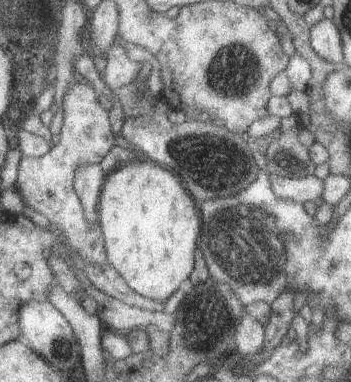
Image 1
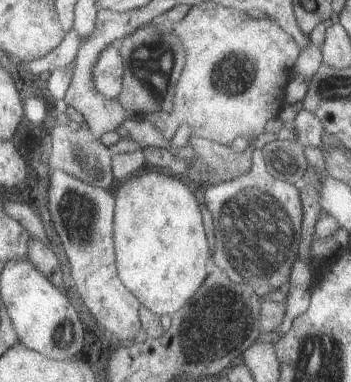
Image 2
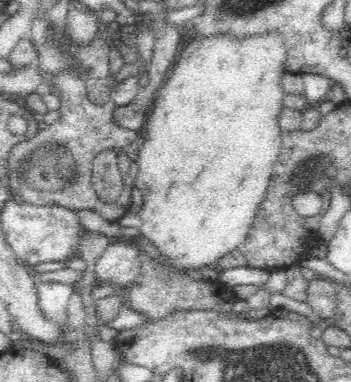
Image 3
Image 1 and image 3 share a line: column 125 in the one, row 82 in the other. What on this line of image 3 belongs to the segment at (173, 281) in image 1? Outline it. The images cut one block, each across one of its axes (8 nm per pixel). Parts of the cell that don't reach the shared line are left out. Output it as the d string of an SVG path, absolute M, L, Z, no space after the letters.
M276 34L268 36L268 38L250 38L250 40L230 40L224 36L214 36L212 40L198 40L198 42L190 42L184 52L180 54L172 76L166 80L166 84L158 90L156 94L156 102L152 106L152 112L148 114L146 120L146 142L140 148L138 154L138 164L140 164L140 172L136 176L134 182L134 190L140 190L144 196L144 204L138 212L126 212L118 224L122 228L136 228L140 236L148 238L154 248L162 254L162 282L164 284L172 284L174 276L188 276L186 272L192 270L200 270L200 268L218 268L218 262L222 258L226 258L230 252L238 250L242 244L246 244L248 236L250 236L250 228L252 222L256 220L258 208L262 204L262 200L268 194L268 186L270 186L270 176L274 174L274 164L278 162L278 152L282 148L282 130L278 126L278 114L284 108L284 90L282 90L282 76L286 74L286 44L282 38L278 38Z

